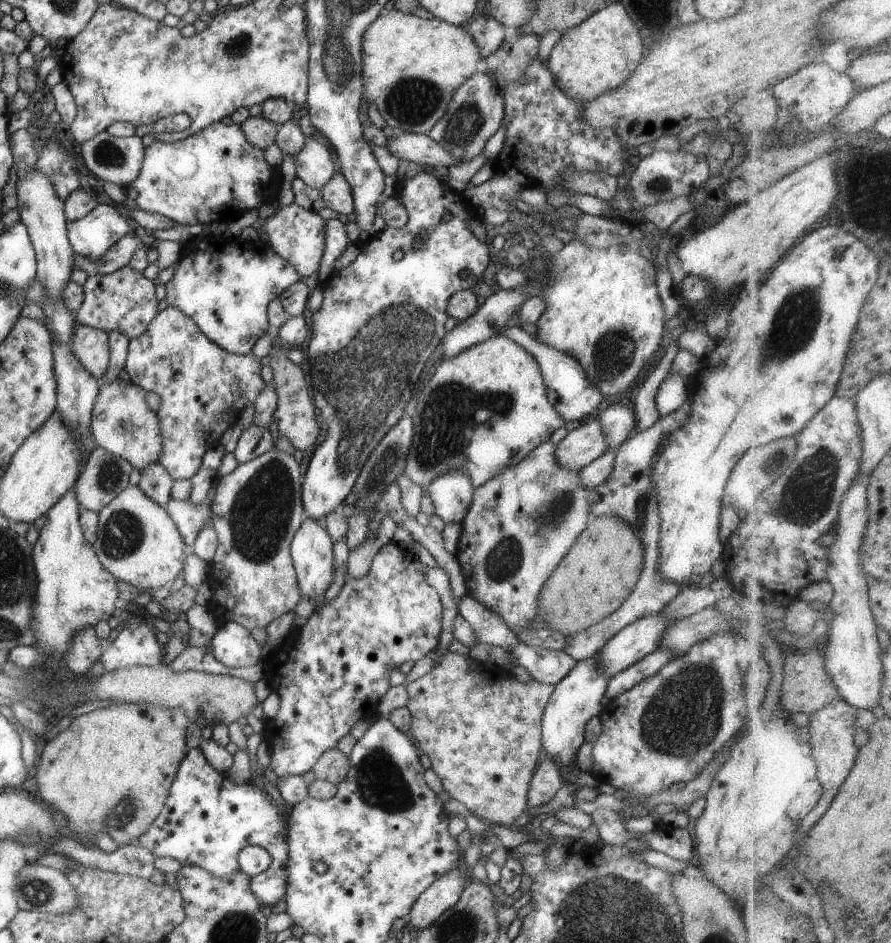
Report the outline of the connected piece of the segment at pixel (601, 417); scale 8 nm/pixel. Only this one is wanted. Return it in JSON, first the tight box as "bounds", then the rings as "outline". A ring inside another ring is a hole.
{"bounds":[598,403,635,451],"outline":[[[628,403],[611,404],[598,415],[598,421],[606,438],[606,450],[615,451],[627,438],[631,428],[635,428],[635,417],[632,406]]]}

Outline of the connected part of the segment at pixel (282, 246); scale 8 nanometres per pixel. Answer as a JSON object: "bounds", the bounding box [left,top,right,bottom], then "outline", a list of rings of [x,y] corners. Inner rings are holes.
{"bounds":[258,201,325,277],"outline":[[[295,201],[284,206],[279,206],[275,212],[258,224],[258,229],[267,236],[270,247],[286,260],[300,277],[309,276],[318,269],[319,261],[324,249],[324,224],[325,220],[311,209],[301,208]]]}

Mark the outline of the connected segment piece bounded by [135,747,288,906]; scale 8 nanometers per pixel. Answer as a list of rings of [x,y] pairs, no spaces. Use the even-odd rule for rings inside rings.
[[[196,747],[188,749],[180,760],[159,814],[151,821],[149,828],[136,838],[135,843],[148,850],[154,857],[171,856],[182,866],[195,865],[218,877],[239,872],[237,857],[242,848],[249,845],[265,848],[270,854],[269,866],[258,875],[250,877],[247,885],[261,906],[273,906],[277,900],[284,898],[286,891],[287,824],[288,820],[279,815],[277,805],[263,789],[255,787],[250,779],[241,784],[231,781],[226,772],[215,770],[204,759],[201,749]]]

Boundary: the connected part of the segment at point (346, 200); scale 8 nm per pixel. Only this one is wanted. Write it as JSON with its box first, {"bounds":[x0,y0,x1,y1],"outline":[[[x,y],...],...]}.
{"bounds":[320,170,354,215],"outline":[[[339,170],[335,171],[325,184],[322,184],[320,193],[324,206],[327,208],[346,215],[349,215],[354,210],[349,183]]]}

